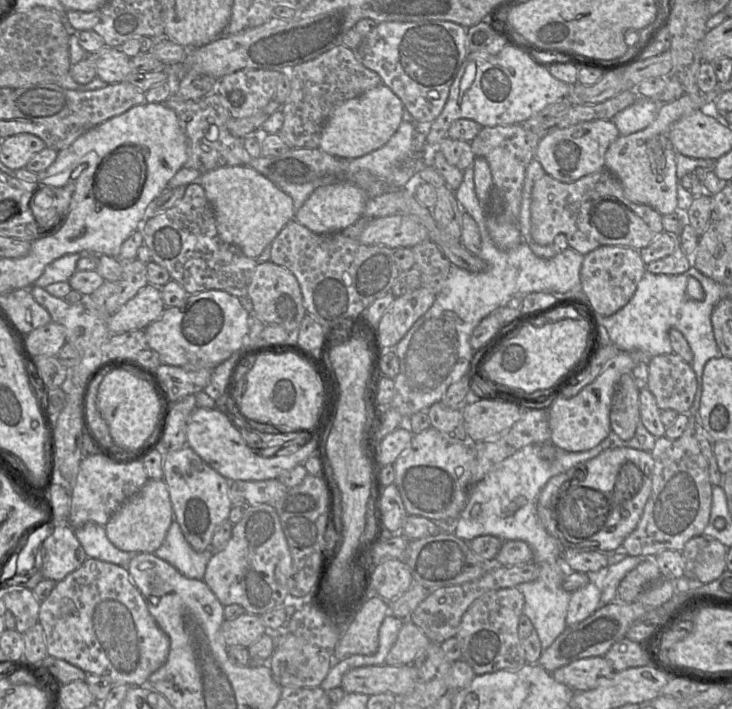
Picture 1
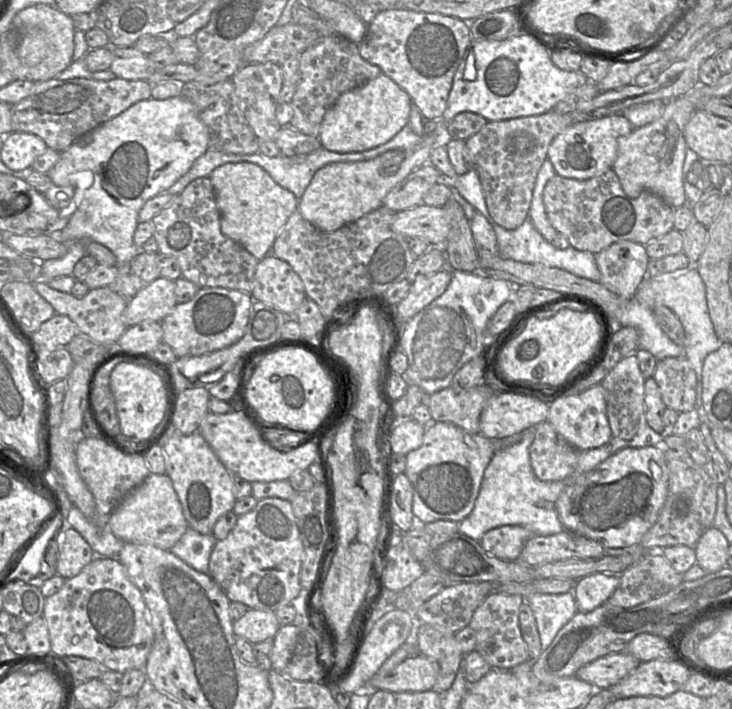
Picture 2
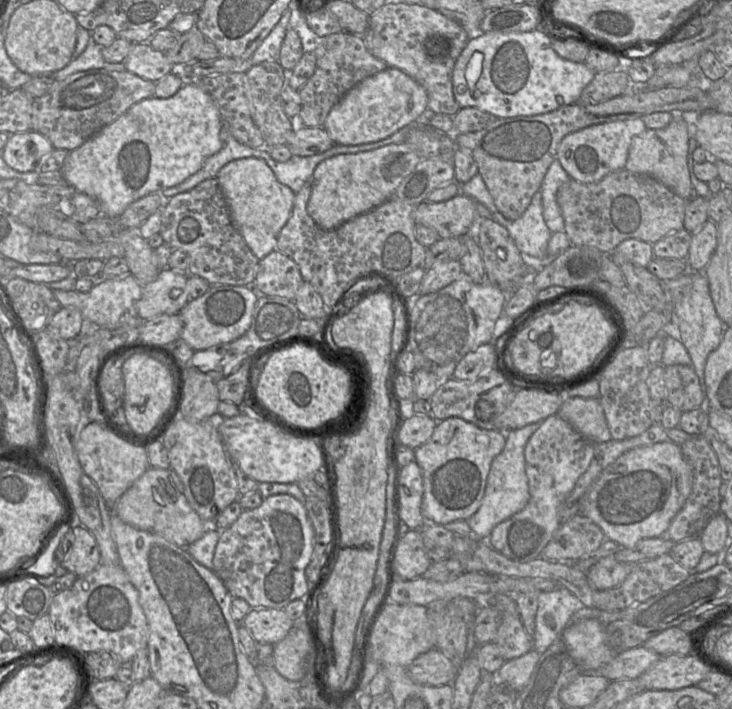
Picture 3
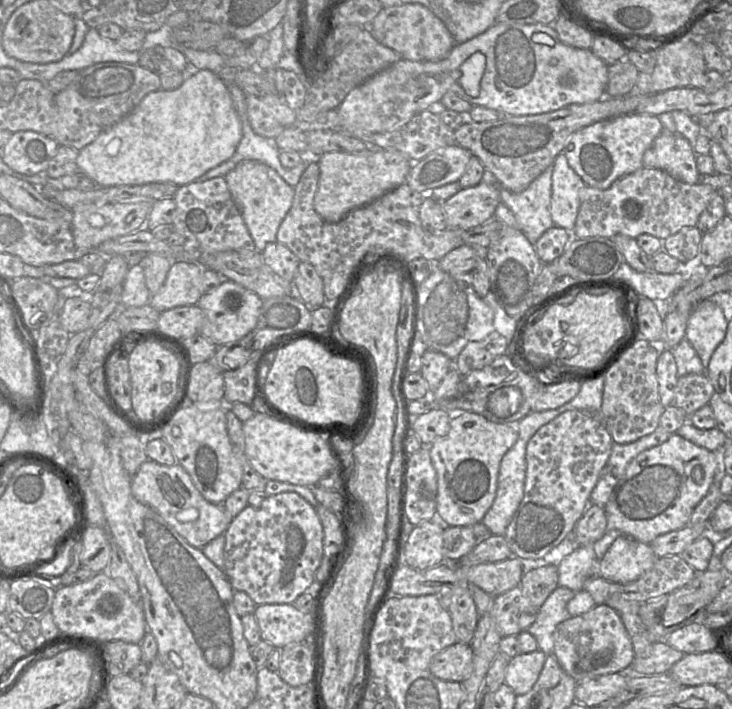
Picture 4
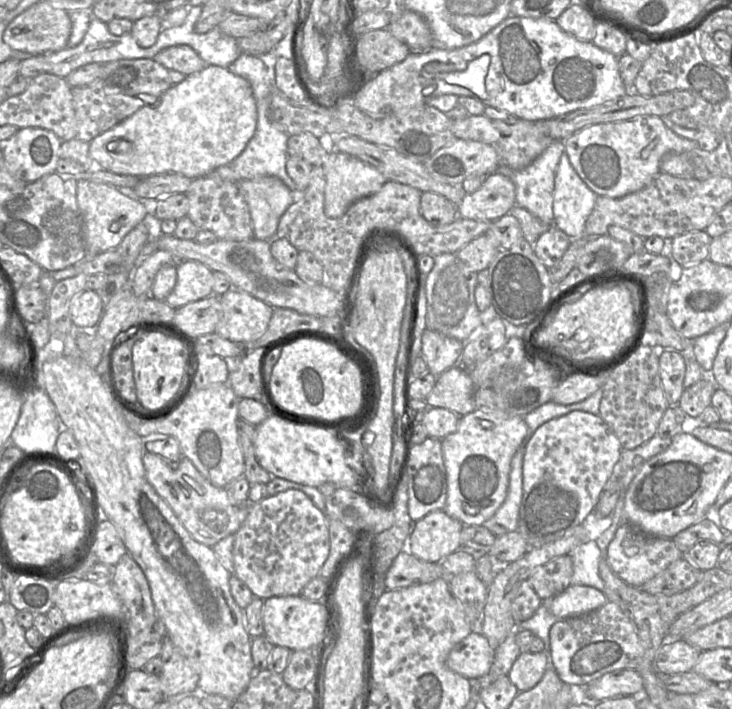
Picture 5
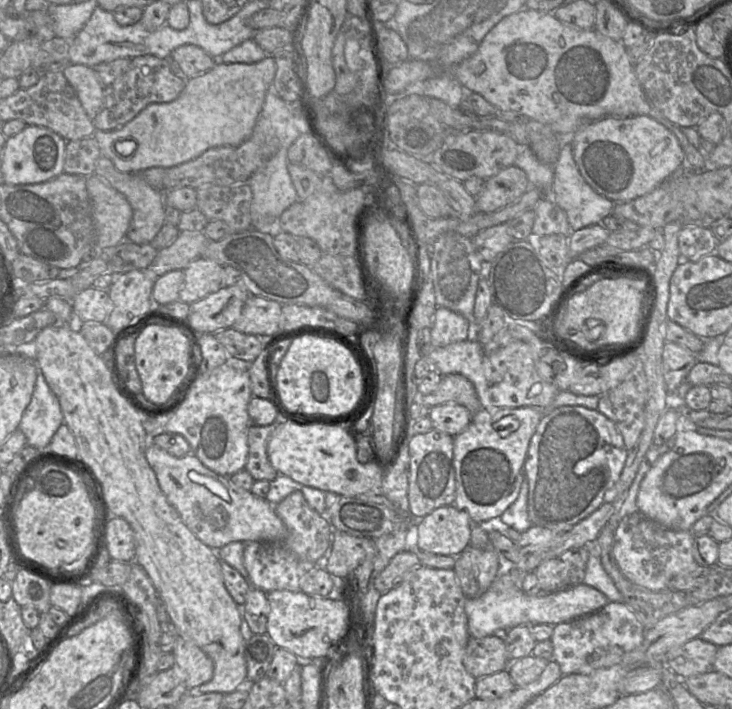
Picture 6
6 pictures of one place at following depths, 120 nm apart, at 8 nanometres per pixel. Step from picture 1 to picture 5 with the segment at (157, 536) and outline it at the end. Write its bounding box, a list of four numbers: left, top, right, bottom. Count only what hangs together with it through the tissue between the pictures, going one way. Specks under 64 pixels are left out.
[143,452,248,547]

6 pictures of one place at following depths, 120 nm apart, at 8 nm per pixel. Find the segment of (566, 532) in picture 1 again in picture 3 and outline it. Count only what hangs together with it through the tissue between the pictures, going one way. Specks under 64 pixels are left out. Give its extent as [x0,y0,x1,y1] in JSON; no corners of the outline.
[579,440,692,548]

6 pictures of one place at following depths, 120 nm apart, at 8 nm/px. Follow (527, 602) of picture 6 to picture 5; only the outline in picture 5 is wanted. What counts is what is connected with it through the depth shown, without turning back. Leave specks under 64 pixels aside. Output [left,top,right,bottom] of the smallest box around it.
[548,585,607,619]

